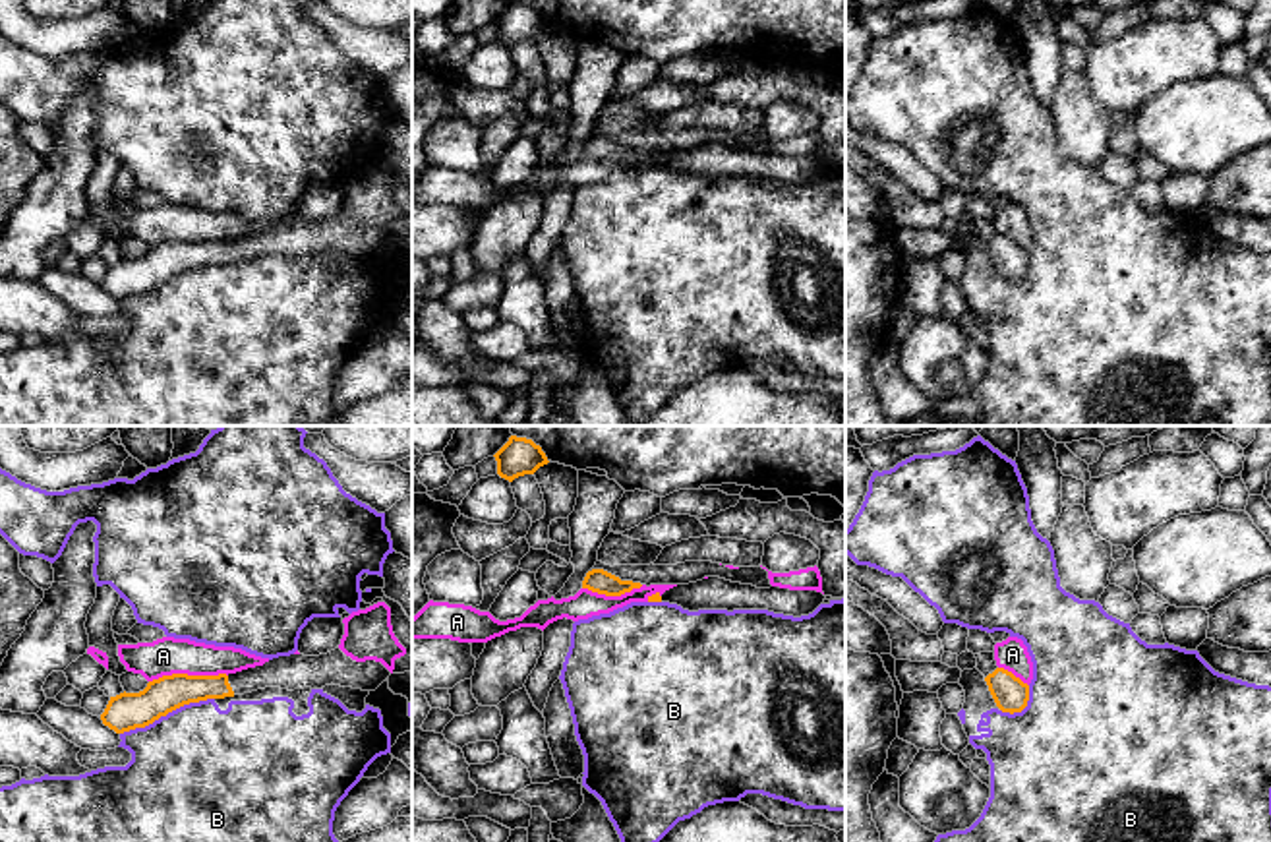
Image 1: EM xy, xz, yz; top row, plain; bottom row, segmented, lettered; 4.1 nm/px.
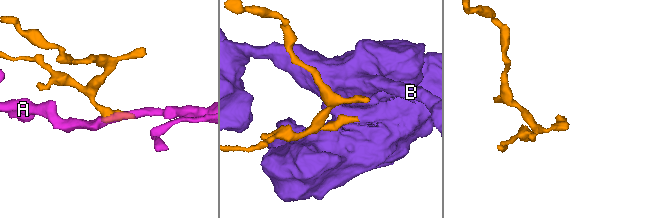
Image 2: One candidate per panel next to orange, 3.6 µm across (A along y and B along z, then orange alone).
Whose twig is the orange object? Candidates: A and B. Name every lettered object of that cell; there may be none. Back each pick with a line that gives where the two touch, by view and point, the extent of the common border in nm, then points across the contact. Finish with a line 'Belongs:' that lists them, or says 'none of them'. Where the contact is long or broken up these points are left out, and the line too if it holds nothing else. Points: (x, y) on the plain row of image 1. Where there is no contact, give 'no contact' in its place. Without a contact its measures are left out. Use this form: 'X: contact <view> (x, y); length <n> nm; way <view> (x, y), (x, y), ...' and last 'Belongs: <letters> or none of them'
Belongs: none of them

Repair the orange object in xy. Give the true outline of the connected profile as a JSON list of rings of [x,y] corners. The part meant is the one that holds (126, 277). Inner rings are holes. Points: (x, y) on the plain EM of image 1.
[[[339,213],[327,221],[279,223],[263,232],[236,240],[188,242],[172,240],[147,250],[139,259],[110,263],[101,286],[116,300],[145,294],[168,279],[207,265],[224,265],[251,259],[265,254],[281,256],[321,256],[340,252],[362,257],[375,257],[391,238],[375,226],[356,228]]]

